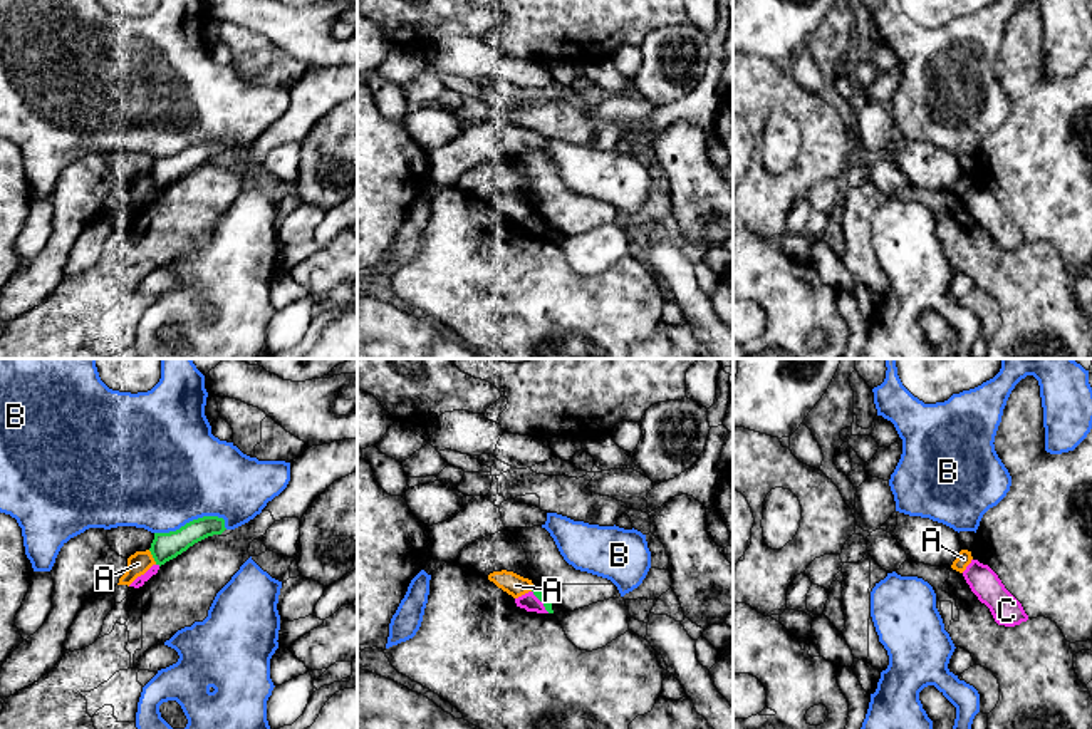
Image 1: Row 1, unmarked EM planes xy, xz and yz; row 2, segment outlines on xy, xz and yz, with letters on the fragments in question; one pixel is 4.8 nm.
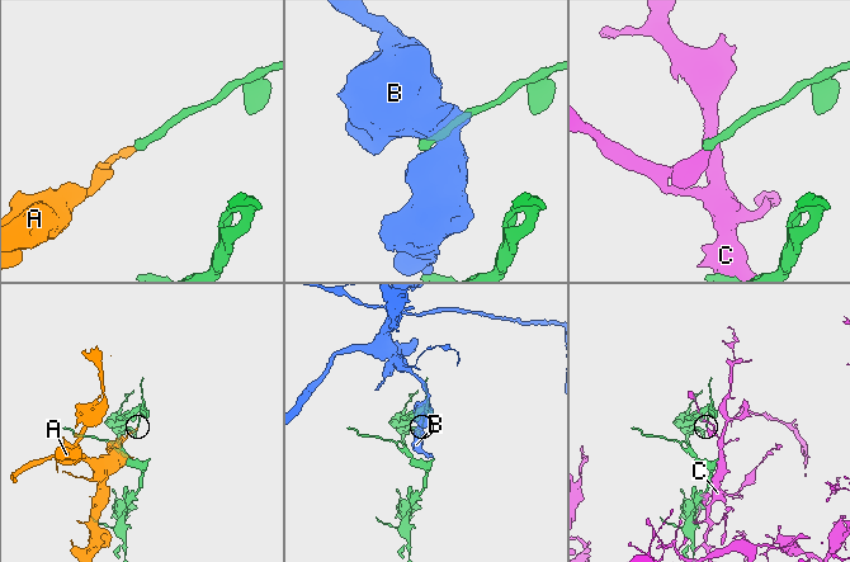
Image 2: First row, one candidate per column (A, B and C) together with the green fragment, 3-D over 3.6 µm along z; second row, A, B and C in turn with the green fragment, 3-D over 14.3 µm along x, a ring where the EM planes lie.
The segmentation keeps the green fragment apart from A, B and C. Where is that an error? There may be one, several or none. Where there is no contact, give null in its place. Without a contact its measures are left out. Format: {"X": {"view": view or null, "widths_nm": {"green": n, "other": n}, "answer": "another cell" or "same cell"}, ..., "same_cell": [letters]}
{"A": {"view": "xy", "widths_nm": {"green": 140, "other": 110}, "answer": "another cell"}, "B": {"view": "xy", "widths_nm": {"green": 140, "other": 500}, "answer": "another cell"}, "C": {"view": "xz", "widths_nm": {"green": 40, "other": 80}, "answer": "another cell"}, "same_cell": []}

